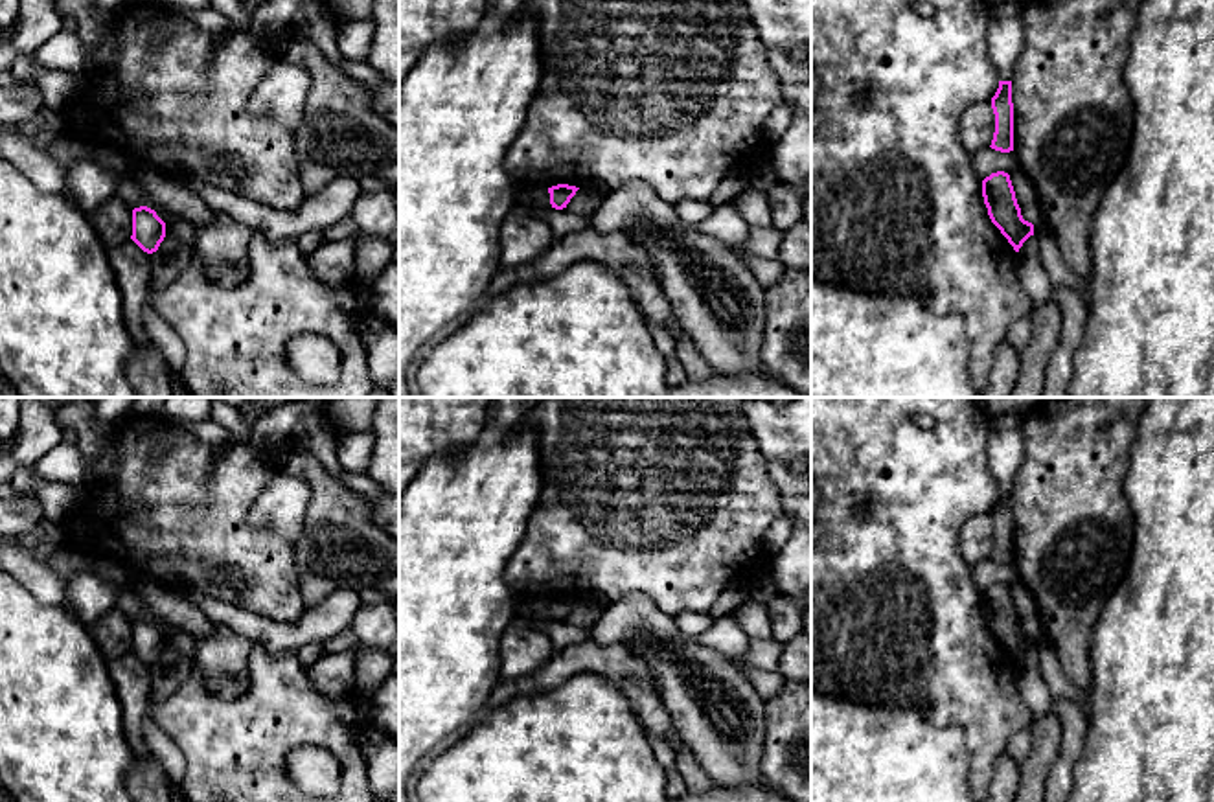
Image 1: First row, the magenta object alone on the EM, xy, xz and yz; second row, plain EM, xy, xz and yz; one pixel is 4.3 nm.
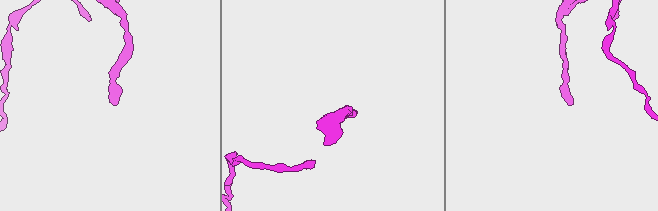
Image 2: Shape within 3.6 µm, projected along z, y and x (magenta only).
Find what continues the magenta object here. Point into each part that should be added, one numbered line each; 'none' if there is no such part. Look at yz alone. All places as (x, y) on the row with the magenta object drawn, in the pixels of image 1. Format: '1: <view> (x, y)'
none

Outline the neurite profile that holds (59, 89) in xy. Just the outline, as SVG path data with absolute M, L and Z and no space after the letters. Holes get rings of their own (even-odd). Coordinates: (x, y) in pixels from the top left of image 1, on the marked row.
M33 53L20 55L11 72L18 81L33 81L42 92L44 107L55 114L66 112L83 88L83 77L42 70L35 64Z

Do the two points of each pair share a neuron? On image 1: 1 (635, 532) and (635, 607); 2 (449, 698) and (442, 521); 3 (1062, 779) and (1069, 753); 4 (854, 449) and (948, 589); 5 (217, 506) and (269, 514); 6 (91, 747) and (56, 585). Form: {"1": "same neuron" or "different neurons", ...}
{"1": "different neurons", "2": "same neuron", "3": "same neuron", "4": "same neuron", "5": "different neurons", "6": "different neurons"}

